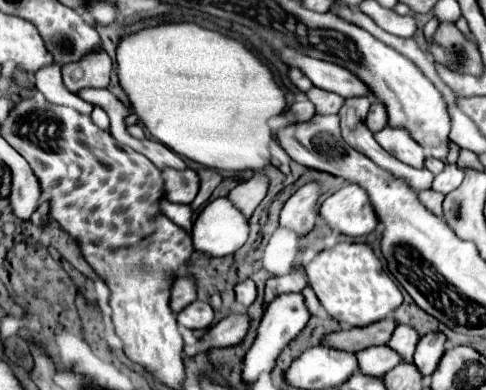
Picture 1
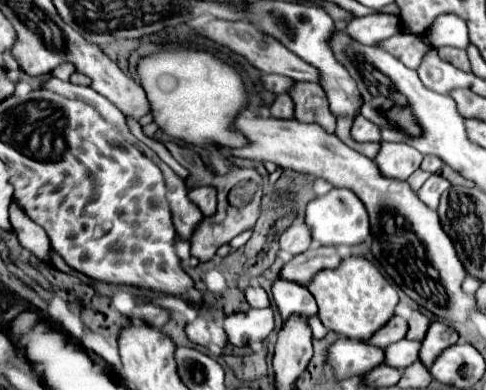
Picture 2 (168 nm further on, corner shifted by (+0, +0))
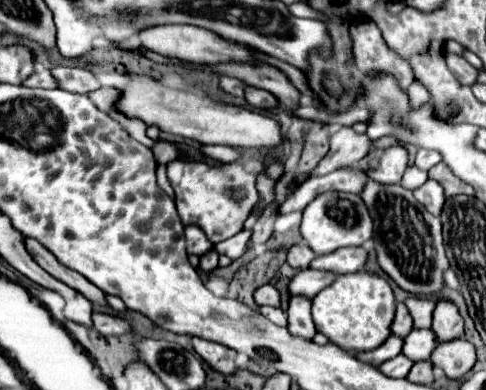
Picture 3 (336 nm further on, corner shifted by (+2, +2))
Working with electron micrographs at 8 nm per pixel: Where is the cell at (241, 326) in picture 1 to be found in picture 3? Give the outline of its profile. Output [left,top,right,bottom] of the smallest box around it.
[260,306,288,326]

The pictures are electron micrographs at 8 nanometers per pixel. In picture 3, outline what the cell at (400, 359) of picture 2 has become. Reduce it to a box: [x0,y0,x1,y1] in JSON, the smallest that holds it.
[402,328,438,362]

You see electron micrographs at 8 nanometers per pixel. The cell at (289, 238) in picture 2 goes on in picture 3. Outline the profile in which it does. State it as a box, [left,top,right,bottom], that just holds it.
[288,246,316,270]

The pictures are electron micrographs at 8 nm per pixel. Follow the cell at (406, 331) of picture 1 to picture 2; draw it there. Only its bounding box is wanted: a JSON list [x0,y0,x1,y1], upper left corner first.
[406,312,430,342]

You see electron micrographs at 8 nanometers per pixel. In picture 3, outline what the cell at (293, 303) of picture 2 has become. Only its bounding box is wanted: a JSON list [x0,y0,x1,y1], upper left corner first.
[290,270,338,296]

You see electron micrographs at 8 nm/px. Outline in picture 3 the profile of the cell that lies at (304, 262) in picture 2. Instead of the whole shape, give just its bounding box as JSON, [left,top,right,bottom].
[310,248,368,274]

